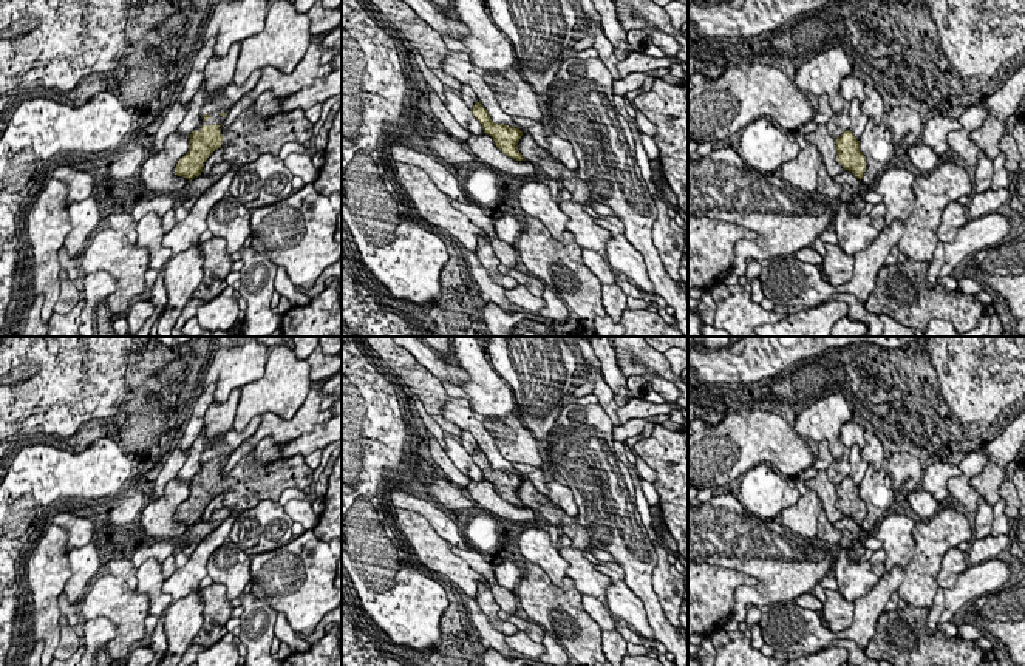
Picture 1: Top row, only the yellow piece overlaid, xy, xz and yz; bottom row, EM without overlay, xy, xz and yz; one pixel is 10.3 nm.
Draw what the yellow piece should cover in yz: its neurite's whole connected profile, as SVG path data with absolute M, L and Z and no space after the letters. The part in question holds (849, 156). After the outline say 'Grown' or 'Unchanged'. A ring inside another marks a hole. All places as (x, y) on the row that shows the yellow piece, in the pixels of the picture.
M850 130L835 139L838 162L844 170L852 172L860 181L866 172L866 156L860 151L860 141Z. Unchanged

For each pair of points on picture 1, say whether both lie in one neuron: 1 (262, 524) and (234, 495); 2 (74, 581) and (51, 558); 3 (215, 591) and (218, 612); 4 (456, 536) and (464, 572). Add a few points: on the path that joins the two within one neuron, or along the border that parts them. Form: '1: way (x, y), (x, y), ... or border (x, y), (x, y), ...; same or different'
1: border (277, 501), (260, 501), (237, 515); different
2: border (68, 552), (70, 578), (62, 591); different
3: way (215, 595), (217, 608); same
4: border (424, 516), (449, 543); different

